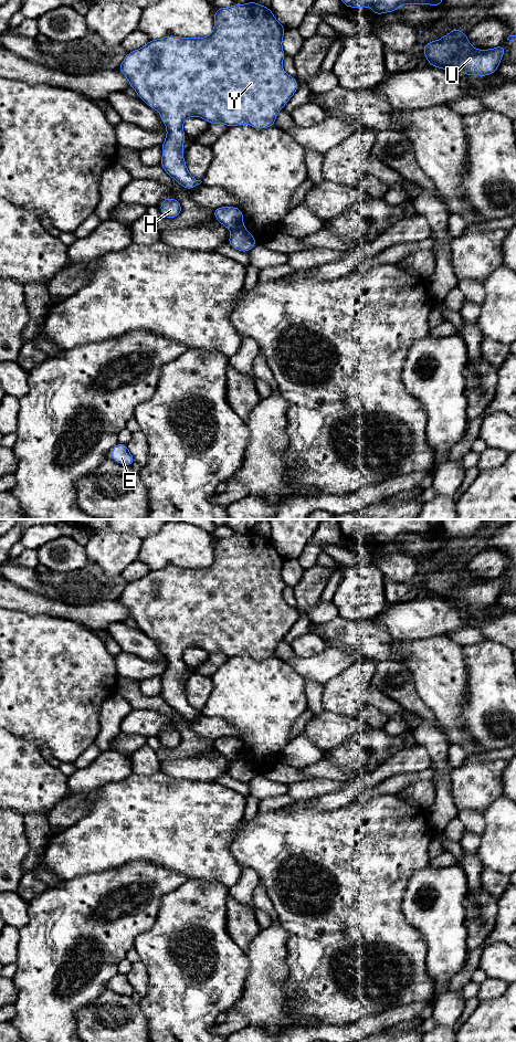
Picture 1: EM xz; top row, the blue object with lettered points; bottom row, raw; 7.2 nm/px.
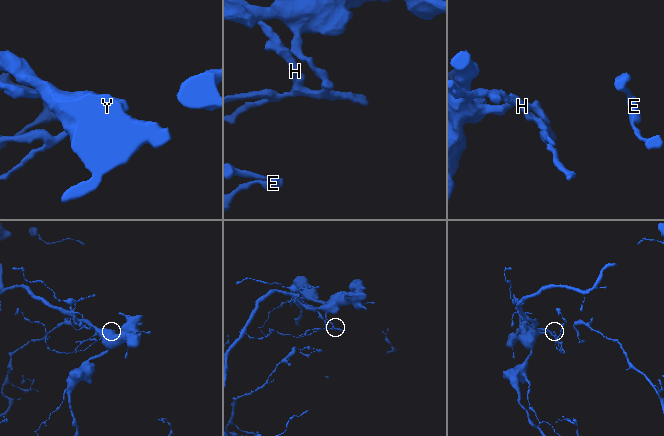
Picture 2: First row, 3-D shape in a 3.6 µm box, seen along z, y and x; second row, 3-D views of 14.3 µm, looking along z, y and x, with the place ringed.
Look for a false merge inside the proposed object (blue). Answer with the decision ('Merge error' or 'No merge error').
Merge error

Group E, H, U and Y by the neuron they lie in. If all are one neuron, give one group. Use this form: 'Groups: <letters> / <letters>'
Groups: E U Y / H

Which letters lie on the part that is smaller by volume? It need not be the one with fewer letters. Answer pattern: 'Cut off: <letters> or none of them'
Cut off: H

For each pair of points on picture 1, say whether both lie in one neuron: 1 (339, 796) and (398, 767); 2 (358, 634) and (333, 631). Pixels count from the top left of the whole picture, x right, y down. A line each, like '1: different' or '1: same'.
1: same
2: same

